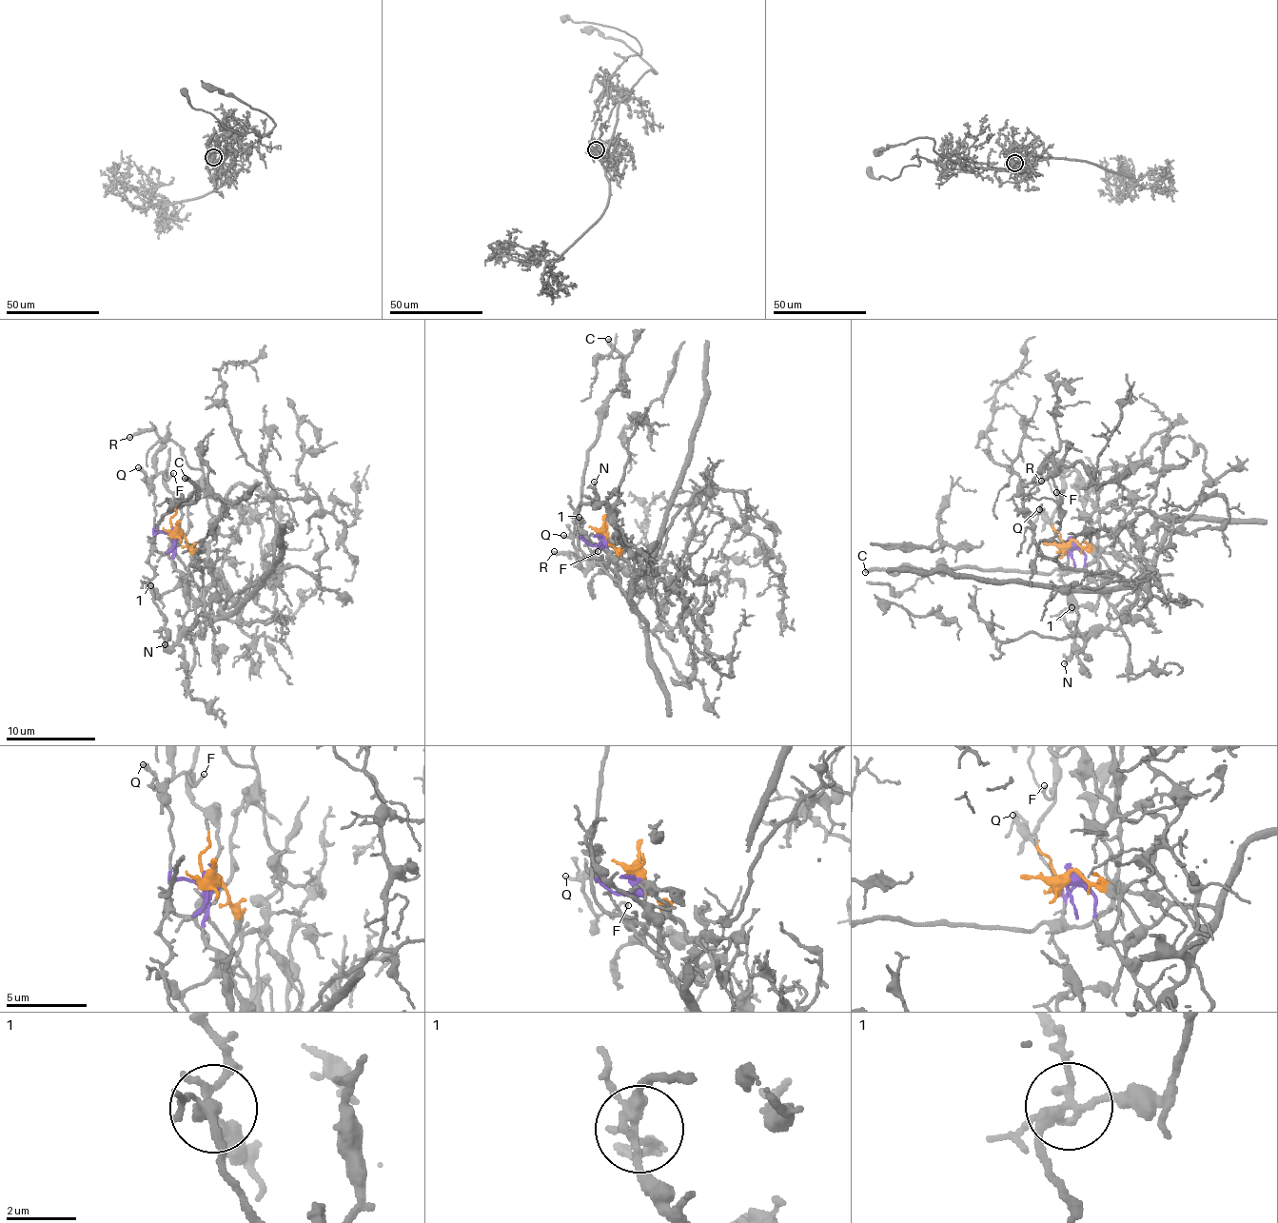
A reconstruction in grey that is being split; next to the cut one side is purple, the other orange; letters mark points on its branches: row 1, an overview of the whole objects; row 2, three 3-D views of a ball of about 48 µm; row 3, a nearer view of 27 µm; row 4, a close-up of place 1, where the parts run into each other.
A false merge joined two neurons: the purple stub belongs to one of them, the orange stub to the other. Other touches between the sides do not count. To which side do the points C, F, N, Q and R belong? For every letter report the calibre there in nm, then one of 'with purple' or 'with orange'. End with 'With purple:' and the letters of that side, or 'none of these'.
C: 280 nm | with purple
F: 180 nm | with purple
N: 140 nm | with purple
Q: 160 nm | with purple
R: 200 nm | with purple
With purple: C, F, N, Q, R

